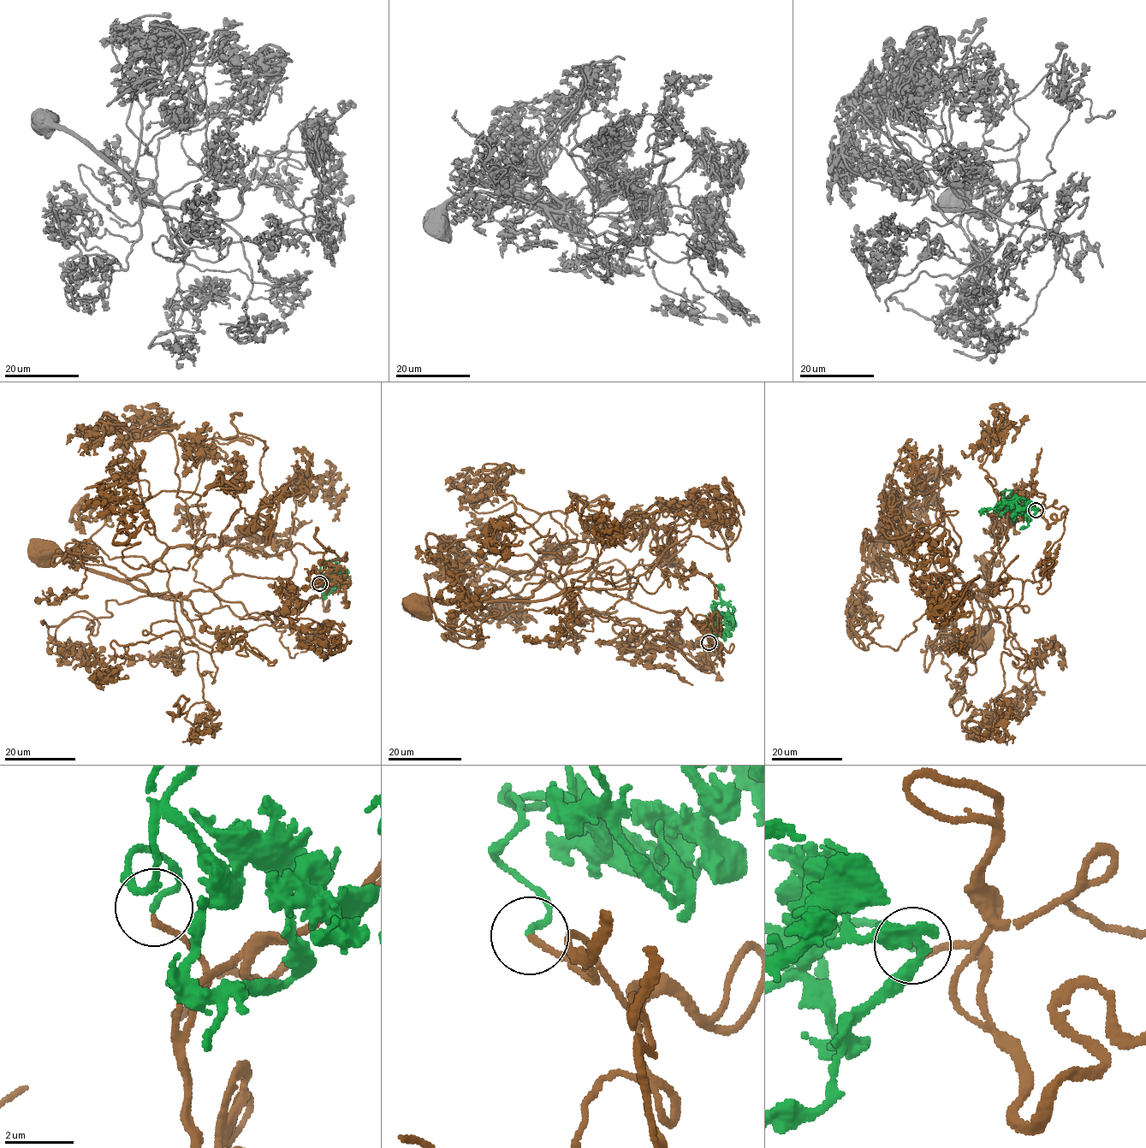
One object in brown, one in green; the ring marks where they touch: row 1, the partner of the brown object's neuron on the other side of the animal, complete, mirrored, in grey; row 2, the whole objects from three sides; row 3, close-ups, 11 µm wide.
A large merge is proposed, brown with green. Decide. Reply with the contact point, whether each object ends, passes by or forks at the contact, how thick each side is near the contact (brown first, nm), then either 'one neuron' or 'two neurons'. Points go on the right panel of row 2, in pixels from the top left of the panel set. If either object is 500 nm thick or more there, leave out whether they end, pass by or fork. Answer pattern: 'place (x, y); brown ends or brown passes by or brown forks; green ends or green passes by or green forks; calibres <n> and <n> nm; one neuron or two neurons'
place (1036, 510); brown ends; green ends; calibres 160 and 180 nm; one neuron

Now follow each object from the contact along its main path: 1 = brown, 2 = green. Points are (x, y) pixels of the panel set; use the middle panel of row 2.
1: (708, 642), (719, 657), (703, 671), (645, 625), (602, 618), (568, 592), (418, 610)
2: (708, 642), (710, 639), (704, 634), (713, 627), (718, 618), (715, 604), (721, 600), (716, 584)

